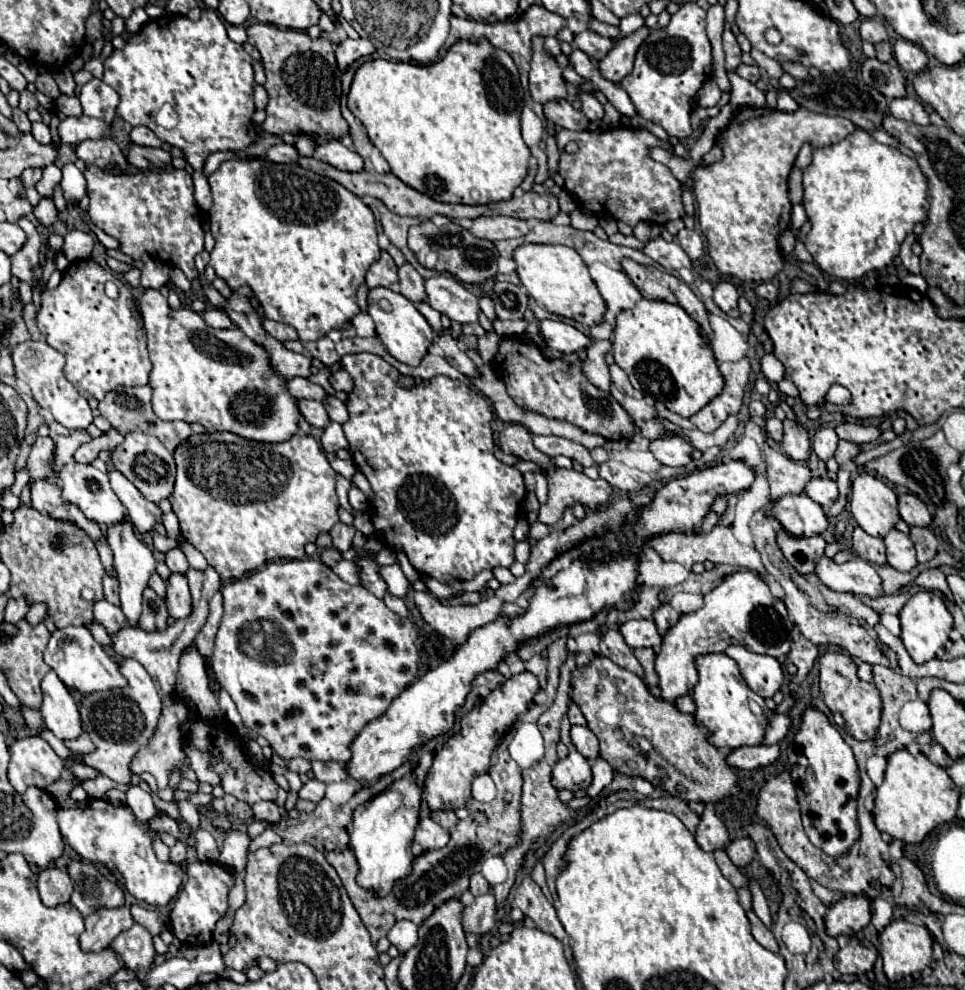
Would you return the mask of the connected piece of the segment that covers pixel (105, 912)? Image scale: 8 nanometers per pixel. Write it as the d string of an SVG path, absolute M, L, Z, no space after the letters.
M129 907L117 909L97 909L85 917L85 931L79 937L79 945L85 953L95 953L95 949L107 949L109 943L125 929L133 925Z

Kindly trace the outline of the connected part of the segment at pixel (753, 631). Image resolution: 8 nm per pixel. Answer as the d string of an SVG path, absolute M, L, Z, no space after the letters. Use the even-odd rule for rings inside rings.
M739 571L723 579L723 583L705 595L701 609L683 615L663 637L661 651L655 659L655 671L659 675L661 699L675 703L677 697L689 695L697 683L695 655L721 653L729 643L739 643L753 653L781 657L789 653L793 621L787 615L787 607L777 599L769 587L753 573Z

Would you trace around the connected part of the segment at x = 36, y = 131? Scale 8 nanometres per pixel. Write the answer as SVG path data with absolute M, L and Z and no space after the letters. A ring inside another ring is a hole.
M33 123L33 129L31 129L33 137L39 141L39 143L51 143L51 131L45 123Z

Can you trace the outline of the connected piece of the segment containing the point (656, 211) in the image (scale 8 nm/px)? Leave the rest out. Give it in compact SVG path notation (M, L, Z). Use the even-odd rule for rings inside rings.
M615 127L607 131L569 131L561 129L557 135L559 149L565 149L567 143L577 143L577 153L561 151L559 173L565 181L565 189L573 193L579 205L601 217L601 213L623 221L635 227L639 221L649 221L663 225L671 219L679 219L685 215L681 205L681 183L671 173L671 169L663 163L655 163L649 157L649 147L665 147L671 145L657 139L647 129L631 129L631 127Z

